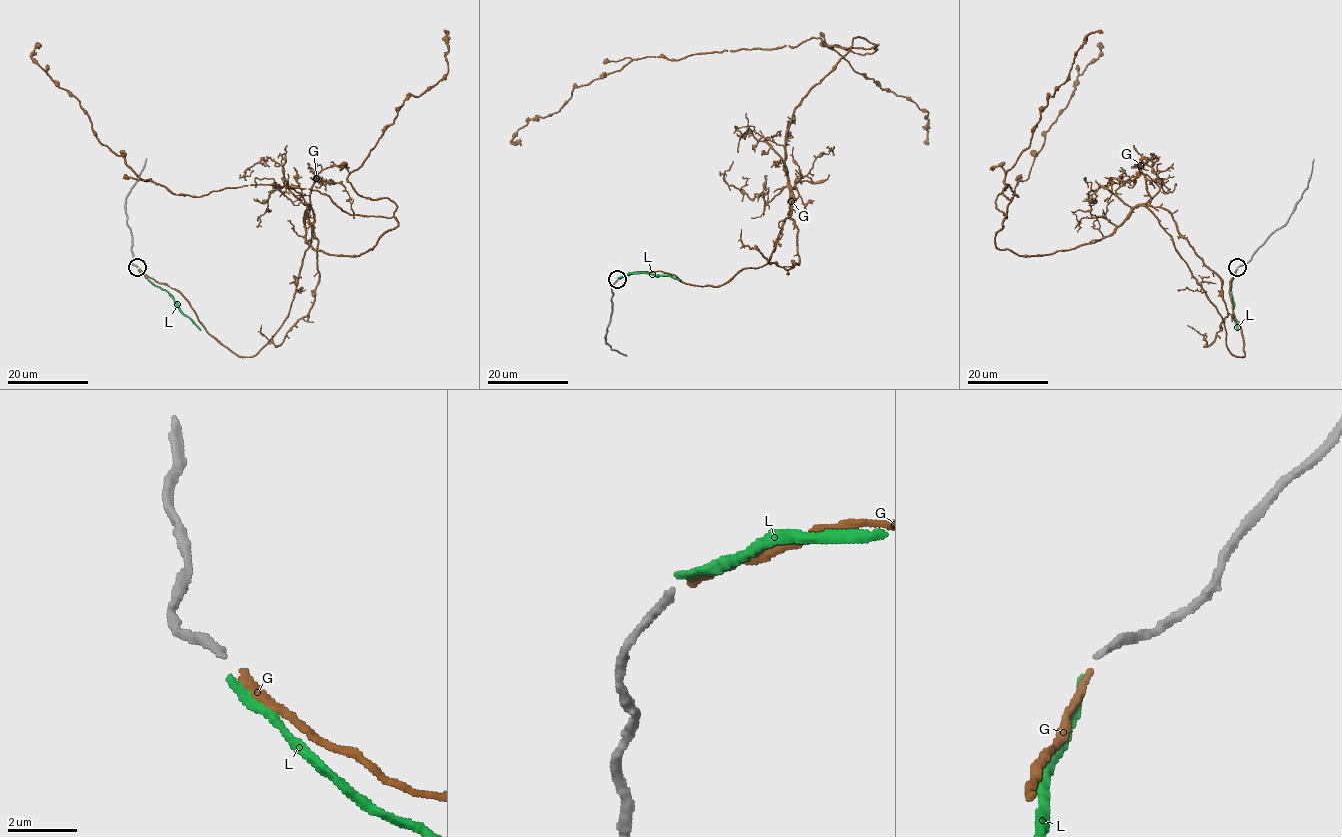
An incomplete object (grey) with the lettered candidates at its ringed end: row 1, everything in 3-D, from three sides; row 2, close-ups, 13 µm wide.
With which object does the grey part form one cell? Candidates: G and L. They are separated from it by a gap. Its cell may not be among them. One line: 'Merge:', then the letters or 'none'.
Merge: G

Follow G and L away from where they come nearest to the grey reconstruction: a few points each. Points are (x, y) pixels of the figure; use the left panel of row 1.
G: (139, 268), (253, 356), (309, 206), (330, 254), (397, 221), (143, 181), (41, 44)
L: (138, 269), (168, 293), (175, 305), (201, 330)

